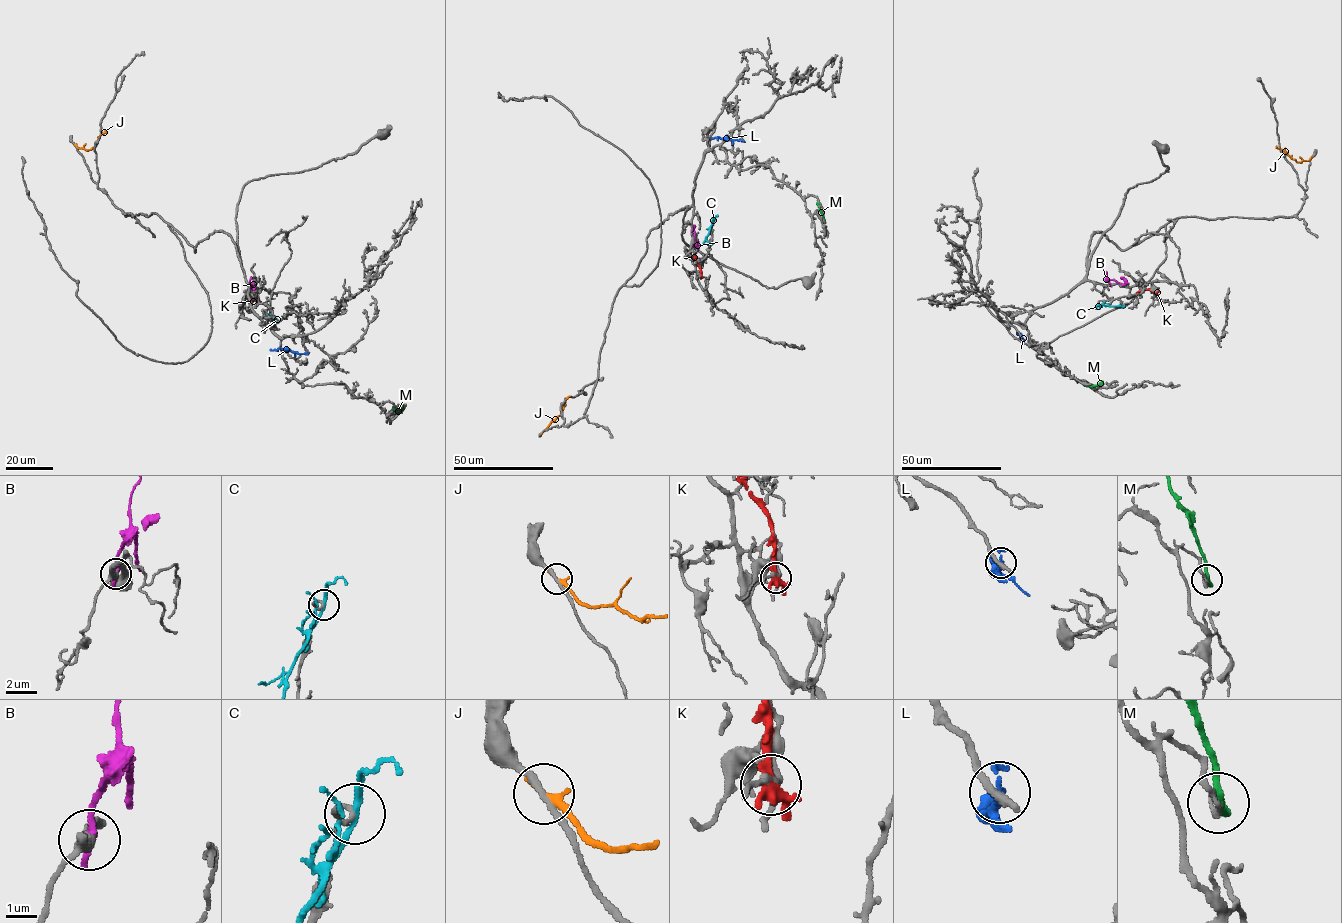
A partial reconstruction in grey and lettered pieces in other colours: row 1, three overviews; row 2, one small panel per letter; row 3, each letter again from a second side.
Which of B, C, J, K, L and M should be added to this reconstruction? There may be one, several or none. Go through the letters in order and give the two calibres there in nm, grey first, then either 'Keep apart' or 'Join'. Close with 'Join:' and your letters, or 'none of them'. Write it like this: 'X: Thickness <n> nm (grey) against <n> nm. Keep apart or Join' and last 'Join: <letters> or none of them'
B: Thickness 340 nm (grey) against 280 nm. Keep apart
C: Thickness 130 nm (grey) against 200 nm. Keep apart
J: Thickness 200 nm (grey) against 300 nm. Keep apart
K: Thickness 150 nm (grey) against 320 nm. Keep apart
L: Thickness 360 nm (grey) against 190 nm. Keep apart
M: Thickness 200 nm (grey) against 400 nm. Keep apart
Join: none of them

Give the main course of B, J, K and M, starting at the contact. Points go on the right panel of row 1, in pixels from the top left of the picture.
B: (1110, 284), (1110, 280), (1124, 284), (1126, 280), (1121, 277)
J: (1311, 157), (1297, 162), (1276, 148)
K: (1156, 293), (1147, 289), (1137, 293)
M: (1102, 383), (1091, 387), (1082, 383)

